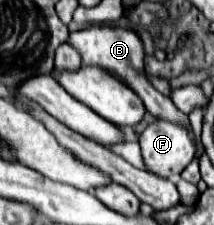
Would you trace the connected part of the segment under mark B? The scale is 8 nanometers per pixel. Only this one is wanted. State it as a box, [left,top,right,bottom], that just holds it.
[68,26,188,126]

